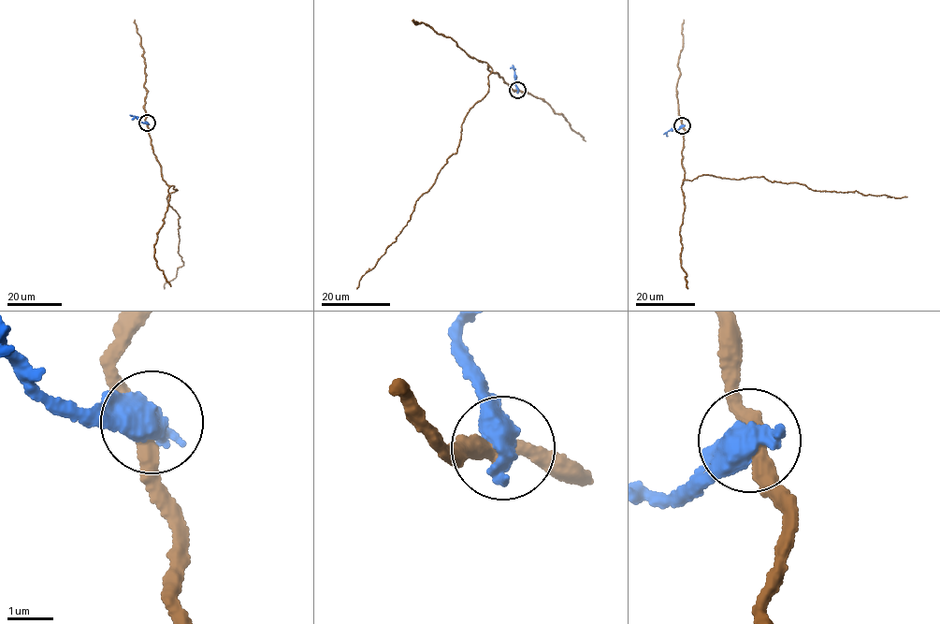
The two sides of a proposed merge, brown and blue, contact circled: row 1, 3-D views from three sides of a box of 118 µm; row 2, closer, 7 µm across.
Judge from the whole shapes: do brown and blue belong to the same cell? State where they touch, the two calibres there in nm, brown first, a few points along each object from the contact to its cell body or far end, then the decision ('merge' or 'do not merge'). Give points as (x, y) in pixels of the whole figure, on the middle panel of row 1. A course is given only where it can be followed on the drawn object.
place (517, 90); calibres 320 and 750 nm; course brown (517, 91), (488, 65), (488, 89), (461, 126), (457, 150), (356, 288); course blue (517, 91), (512, 65); do not merge

